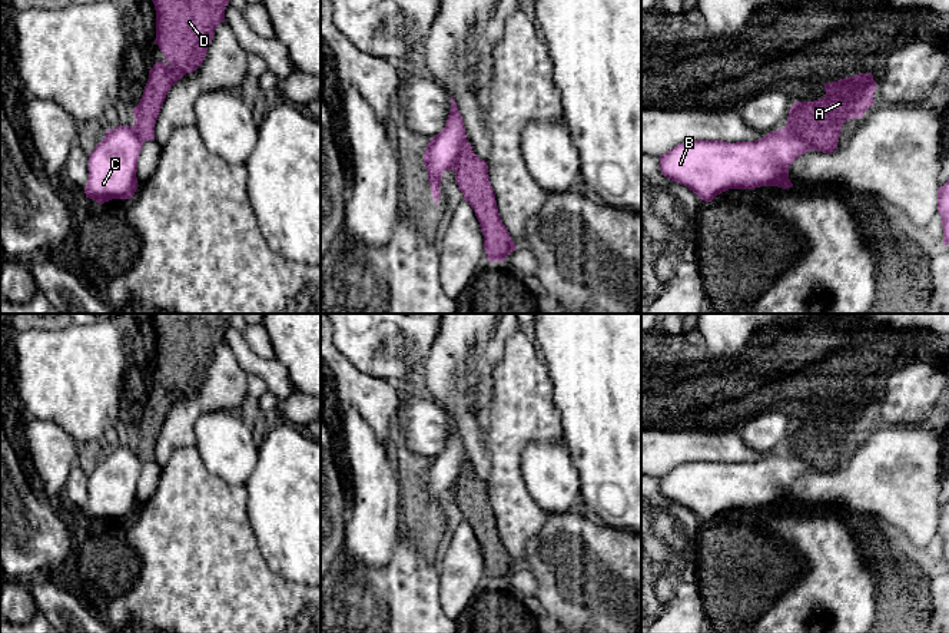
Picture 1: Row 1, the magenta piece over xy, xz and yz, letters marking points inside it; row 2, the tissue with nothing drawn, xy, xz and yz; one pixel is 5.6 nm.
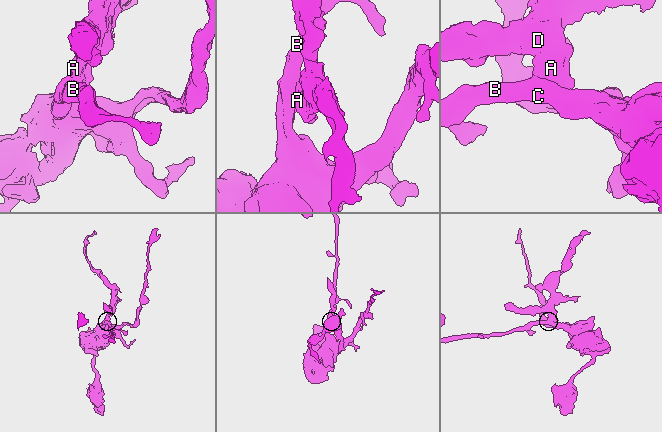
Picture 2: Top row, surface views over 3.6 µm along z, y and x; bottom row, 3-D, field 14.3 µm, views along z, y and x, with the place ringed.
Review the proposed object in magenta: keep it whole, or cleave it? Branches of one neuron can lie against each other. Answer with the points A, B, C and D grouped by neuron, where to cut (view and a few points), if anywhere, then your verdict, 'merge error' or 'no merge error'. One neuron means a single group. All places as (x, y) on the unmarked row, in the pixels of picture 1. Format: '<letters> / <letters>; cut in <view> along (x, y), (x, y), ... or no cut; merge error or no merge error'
A D / B C; cut in yz along (783, 448), (803, 458), (816, 470); merge error

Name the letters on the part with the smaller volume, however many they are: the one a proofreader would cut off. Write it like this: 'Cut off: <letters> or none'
Cut off: A, D

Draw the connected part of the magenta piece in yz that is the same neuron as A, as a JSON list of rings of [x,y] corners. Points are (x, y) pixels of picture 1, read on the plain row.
[[[872,394],[824,404],[823,420],[792,425],[784,450],[816,471],[832,474],[837,470],[843,444],[853,438],[860,440],[875,424],[876,407]]]

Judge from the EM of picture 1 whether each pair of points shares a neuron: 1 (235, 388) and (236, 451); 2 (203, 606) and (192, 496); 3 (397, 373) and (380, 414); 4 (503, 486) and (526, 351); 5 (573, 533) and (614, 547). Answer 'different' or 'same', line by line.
1: different
2: same
3: different
4: same
5: same

